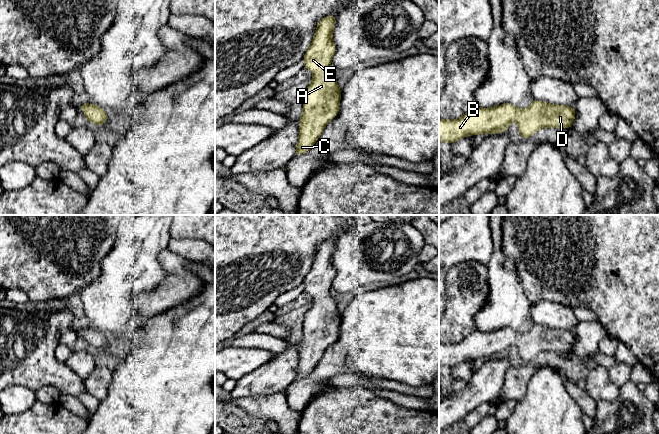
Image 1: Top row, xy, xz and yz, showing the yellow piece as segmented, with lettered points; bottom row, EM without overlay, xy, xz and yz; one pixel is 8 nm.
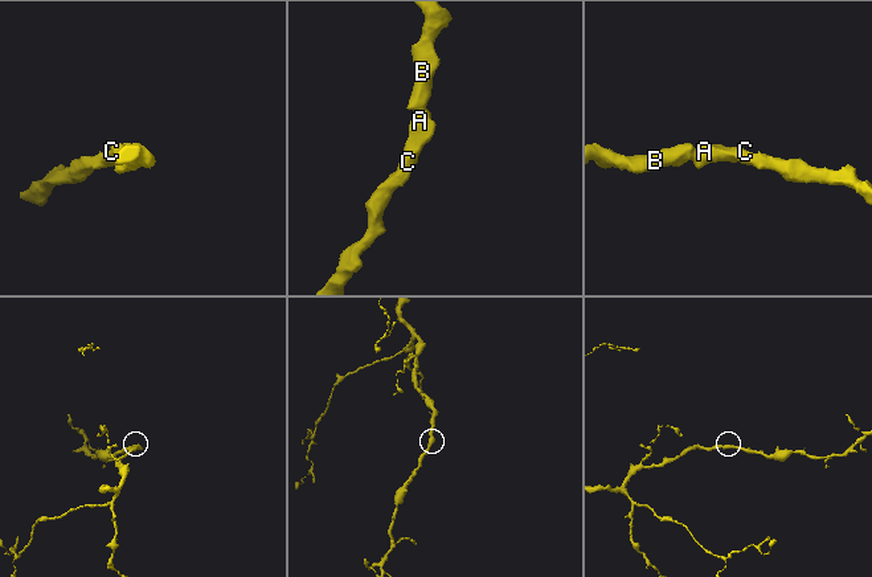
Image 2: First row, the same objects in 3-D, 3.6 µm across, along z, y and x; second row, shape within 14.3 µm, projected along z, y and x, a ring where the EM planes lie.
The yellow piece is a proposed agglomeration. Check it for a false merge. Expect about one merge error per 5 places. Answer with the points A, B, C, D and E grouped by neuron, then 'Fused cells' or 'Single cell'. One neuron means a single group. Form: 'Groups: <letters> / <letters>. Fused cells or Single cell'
Groups: A B C D E. Single cell

